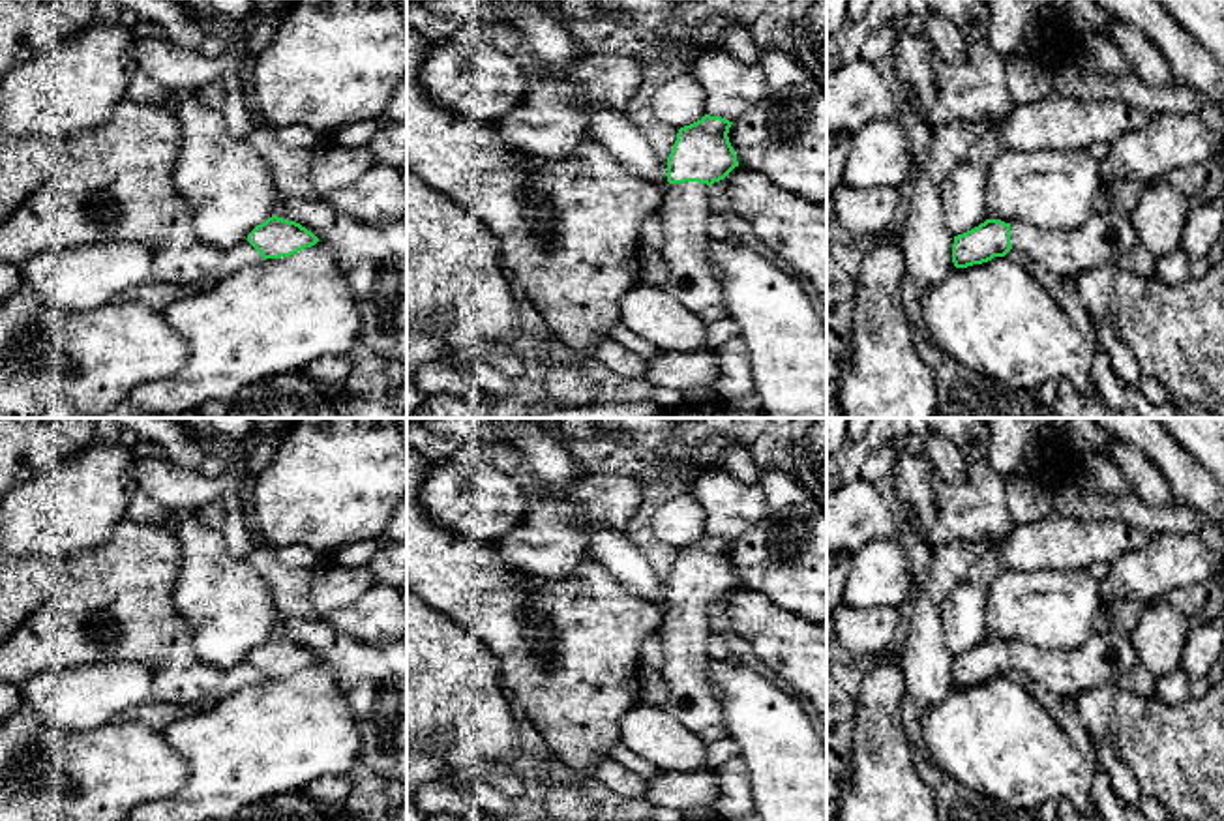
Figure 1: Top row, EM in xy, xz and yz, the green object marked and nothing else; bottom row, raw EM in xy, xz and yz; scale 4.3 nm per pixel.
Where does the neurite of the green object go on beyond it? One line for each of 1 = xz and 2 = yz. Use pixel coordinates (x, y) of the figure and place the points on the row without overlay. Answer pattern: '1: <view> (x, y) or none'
1: xz (685, 634)
2: yz (1106, 656)

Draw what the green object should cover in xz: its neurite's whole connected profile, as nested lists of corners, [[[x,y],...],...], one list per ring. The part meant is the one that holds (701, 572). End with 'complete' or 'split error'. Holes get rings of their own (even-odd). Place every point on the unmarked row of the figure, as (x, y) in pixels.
[[[705,534],[701,540],[679,549],[677,560],[667,577],[665,596],[669,605],[664,611],[664,622],[656,634],[664,645],[665,664],[662,671],[667,680],[667,701],[660,707],[692,731],[724,727],[718,694],[709,680],[705,662],[710,641],[710,605],[724,600],[735,587],[739,587],[737,574],[727,557],[731,544],[733,542],[722,536]]]; split error

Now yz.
[[[1123,600],[1117,605],[1104,604],[1102,609],[1110,619],[1108,632],[1095,634],[1074,650],[1042,650],[1031,643],[986,639],[978,647],[954,656],[954,686],[982,684],[993,677],[1005,677],[1012,667],[1025,671],[1037,684],[1044,684],[1063,697],[1085,694],[1104,680],[1117,680],[1138,665],[1130,632],[1145,604]]]; split error

